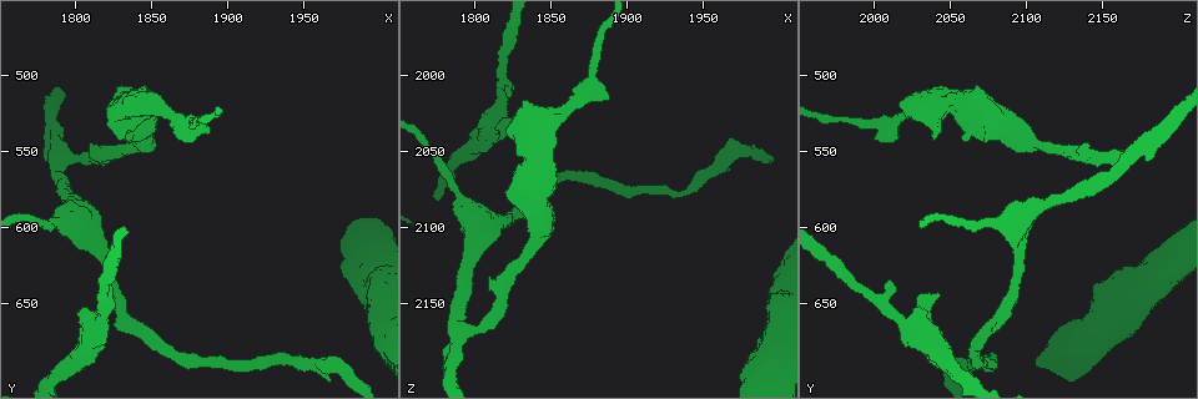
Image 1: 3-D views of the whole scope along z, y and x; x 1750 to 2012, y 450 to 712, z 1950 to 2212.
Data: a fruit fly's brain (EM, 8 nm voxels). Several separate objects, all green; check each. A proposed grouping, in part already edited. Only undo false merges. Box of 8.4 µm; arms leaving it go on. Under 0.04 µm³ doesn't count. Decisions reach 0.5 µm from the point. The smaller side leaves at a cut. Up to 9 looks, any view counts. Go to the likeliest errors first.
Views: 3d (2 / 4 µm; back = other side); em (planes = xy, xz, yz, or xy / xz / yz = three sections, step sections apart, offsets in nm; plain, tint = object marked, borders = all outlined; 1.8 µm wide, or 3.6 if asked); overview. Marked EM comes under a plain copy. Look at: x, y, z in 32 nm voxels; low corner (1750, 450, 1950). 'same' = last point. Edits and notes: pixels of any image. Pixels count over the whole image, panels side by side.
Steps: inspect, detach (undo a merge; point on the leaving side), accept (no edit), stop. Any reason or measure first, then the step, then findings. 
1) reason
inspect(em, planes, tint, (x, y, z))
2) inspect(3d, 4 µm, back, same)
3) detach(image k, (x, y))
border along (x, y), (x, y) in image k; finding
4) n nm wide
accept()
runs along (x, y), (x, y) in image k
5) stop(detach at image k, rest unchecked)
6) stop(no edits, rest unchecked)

a fork
inspect(em, planes, borders, (1792, 554, 2166))

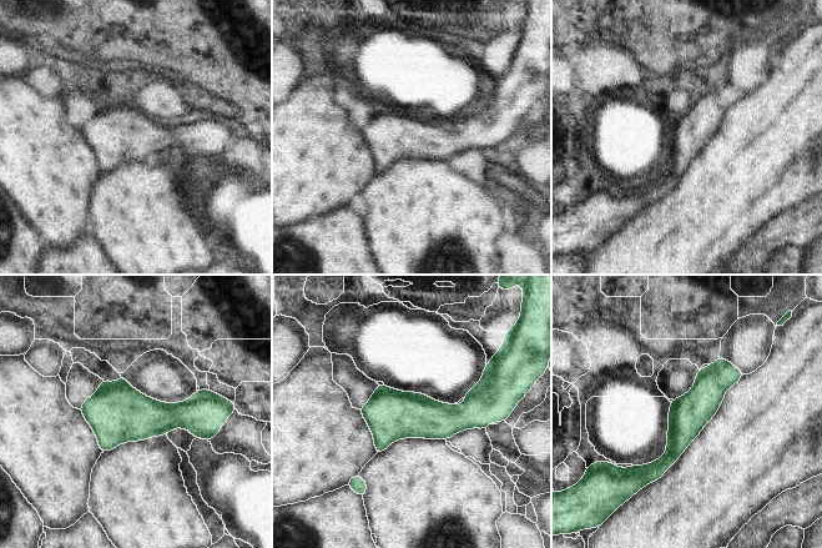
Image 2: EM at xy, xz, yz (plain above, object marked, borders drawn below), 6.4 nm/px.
240 nm wide
accept()
runs along (739, 373), (644, 472) in image 2; continuous, no second neuron

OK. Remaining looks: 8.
abrupt turn
inspect(em, yz, step 16, tint, (1970, 690, 2048))

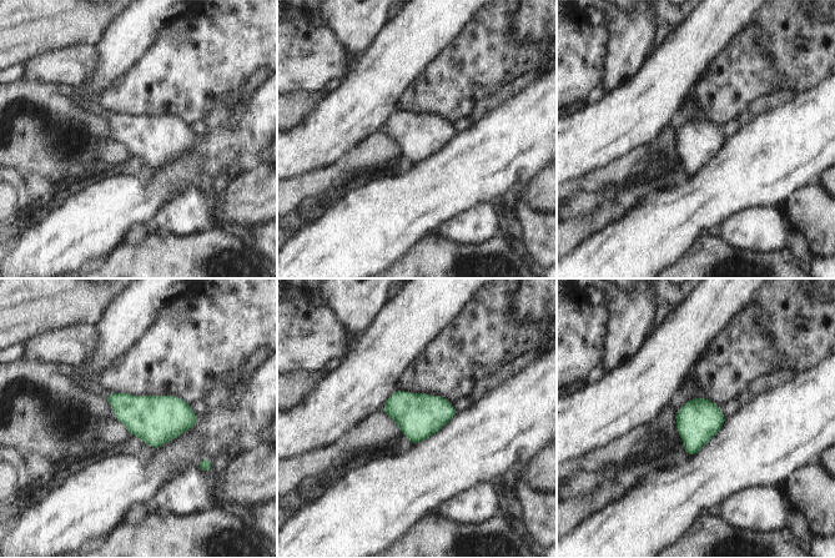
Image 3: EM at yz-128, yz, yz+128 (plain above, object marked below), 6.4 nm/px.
inspect(em, planes, borders, same)

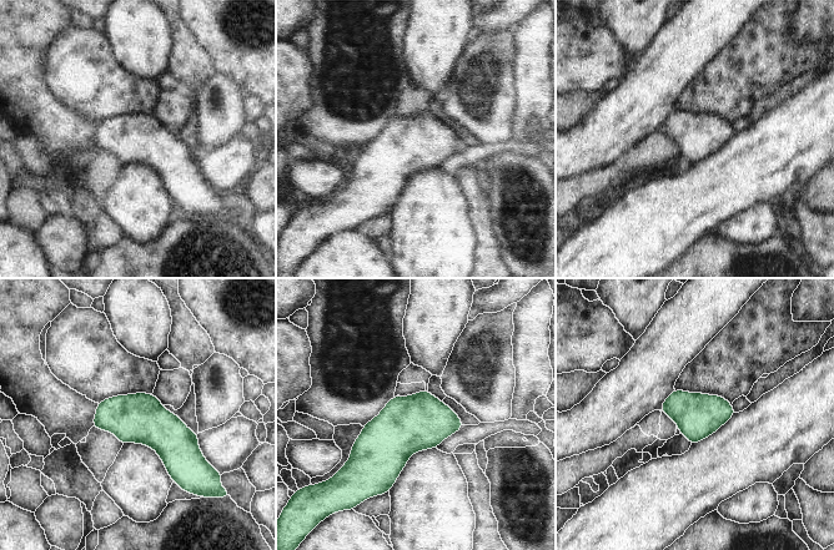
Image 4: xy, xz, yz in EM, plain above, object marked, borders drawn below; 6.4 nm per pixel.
accept()
all the same neuron

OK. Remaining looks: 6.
three-way junction
inspect(3d, 4 µm, (1796, 596, 2088))

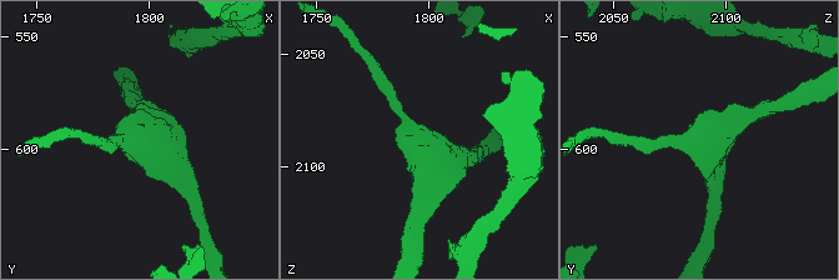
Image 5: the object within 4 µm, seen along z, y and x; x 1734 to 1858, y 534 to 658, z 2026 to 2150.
3 arms; arms of 180, 240, 260 nm
inspect(em, 3.6 µm, xy, step 8, tint, (1795, 596, 2088))

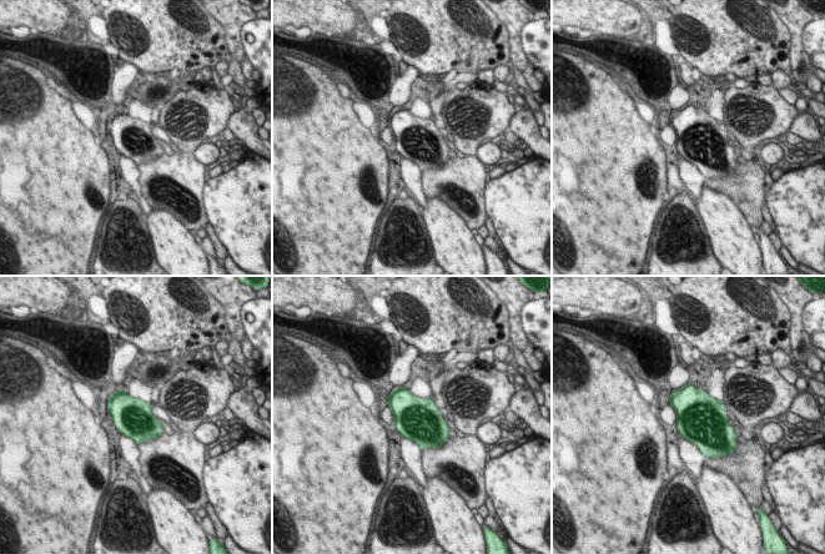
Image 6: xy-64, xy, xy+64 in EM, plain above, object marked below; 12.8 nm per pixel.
500 nm wide
accept()
all the same neuron

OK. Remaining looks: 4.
thick turns thin
inspect(em, 3.6 µm, planes, tint, (1850, 518, 2030))

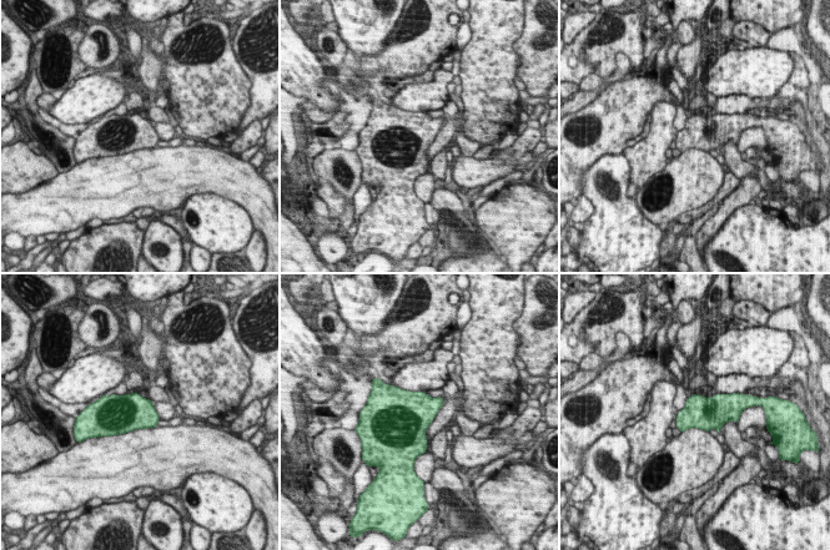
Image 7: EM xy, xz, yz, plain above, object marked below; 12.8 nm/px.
420 nm wide
accept()
all the same neuron

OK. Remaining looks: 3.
stop(no edits, rest unchecked)

